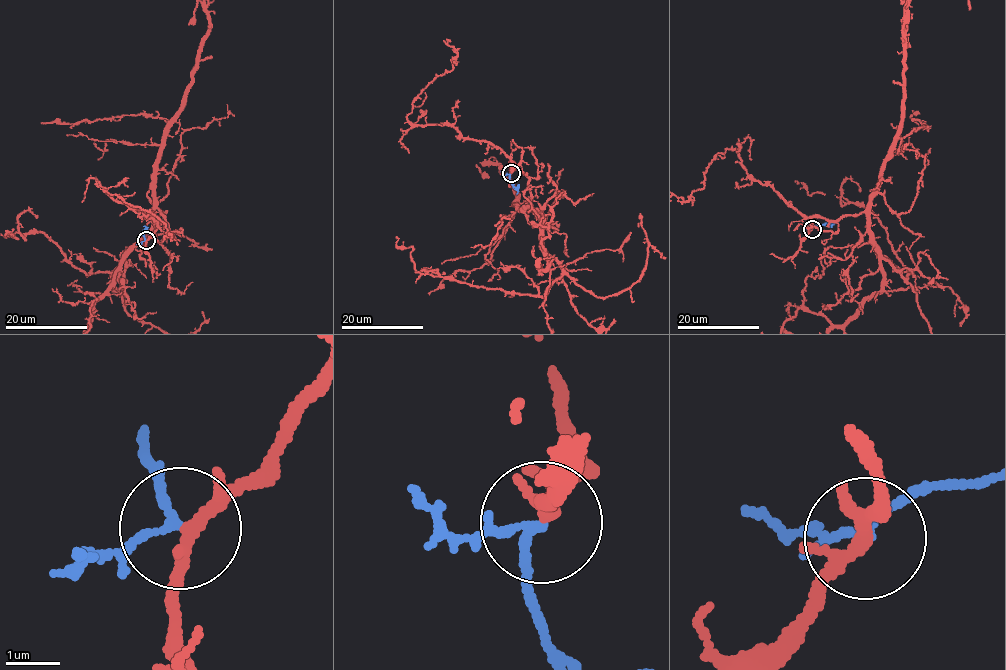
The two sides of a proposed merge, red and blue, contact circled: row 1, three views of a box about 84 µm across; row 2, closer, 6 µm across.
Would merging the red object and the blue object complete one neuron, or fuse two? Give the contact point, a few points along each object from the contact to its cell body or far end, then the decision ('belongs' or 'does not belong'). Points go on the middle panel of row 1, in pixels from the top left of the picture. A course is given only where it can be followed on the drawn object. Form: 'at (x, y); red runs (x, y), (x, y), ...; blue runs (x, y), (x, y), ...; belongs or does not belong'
at (511, 173); blue runs (511, 174), (510, 181), (517, 194); belongs

